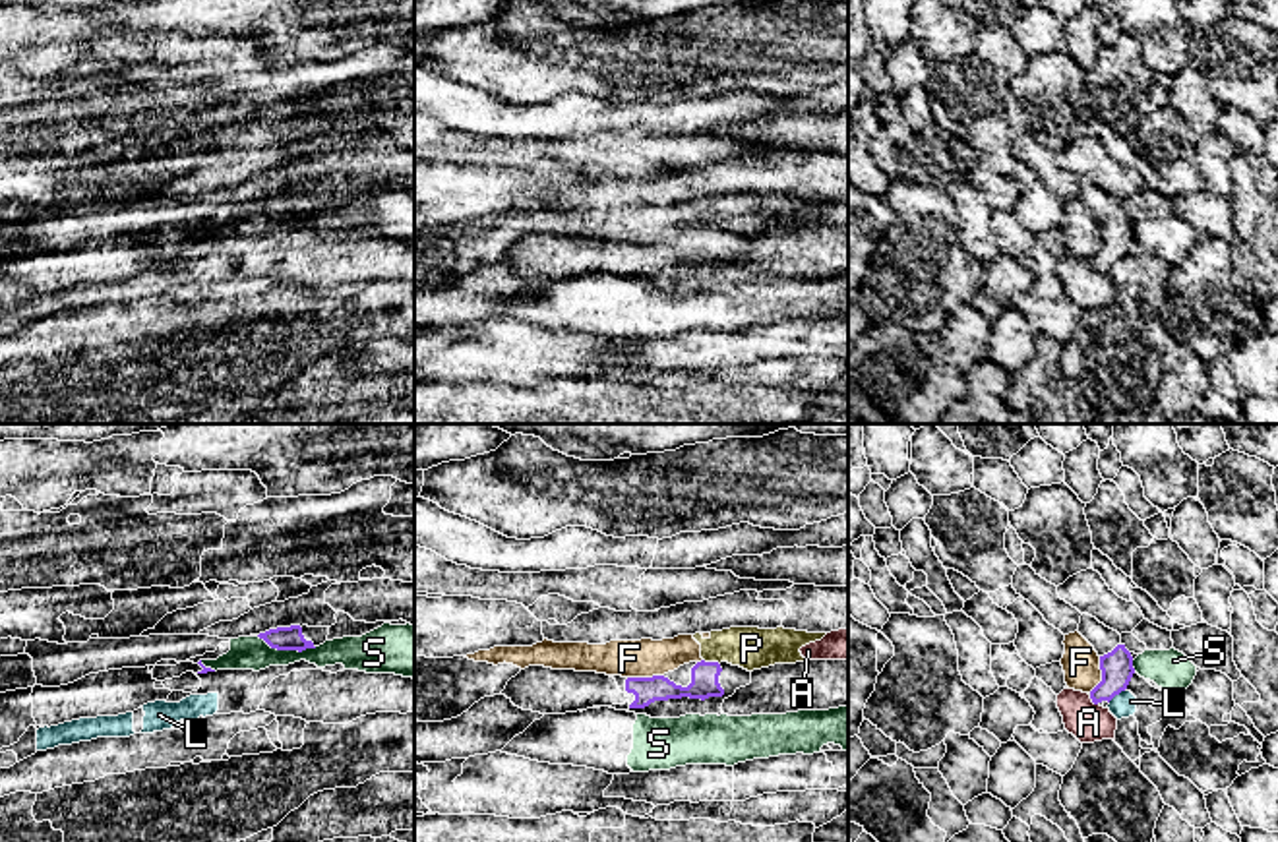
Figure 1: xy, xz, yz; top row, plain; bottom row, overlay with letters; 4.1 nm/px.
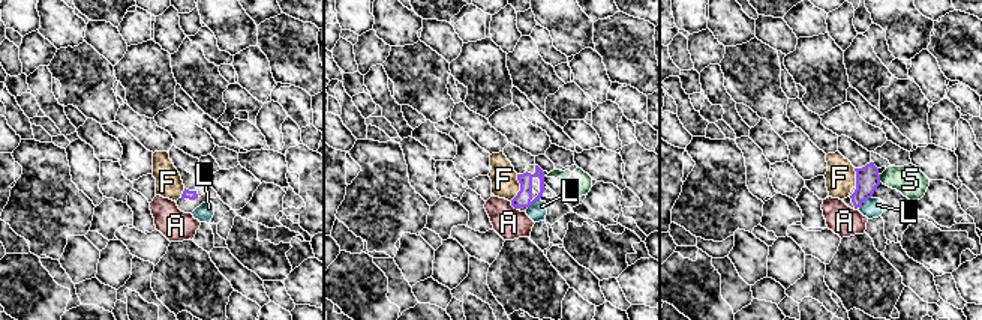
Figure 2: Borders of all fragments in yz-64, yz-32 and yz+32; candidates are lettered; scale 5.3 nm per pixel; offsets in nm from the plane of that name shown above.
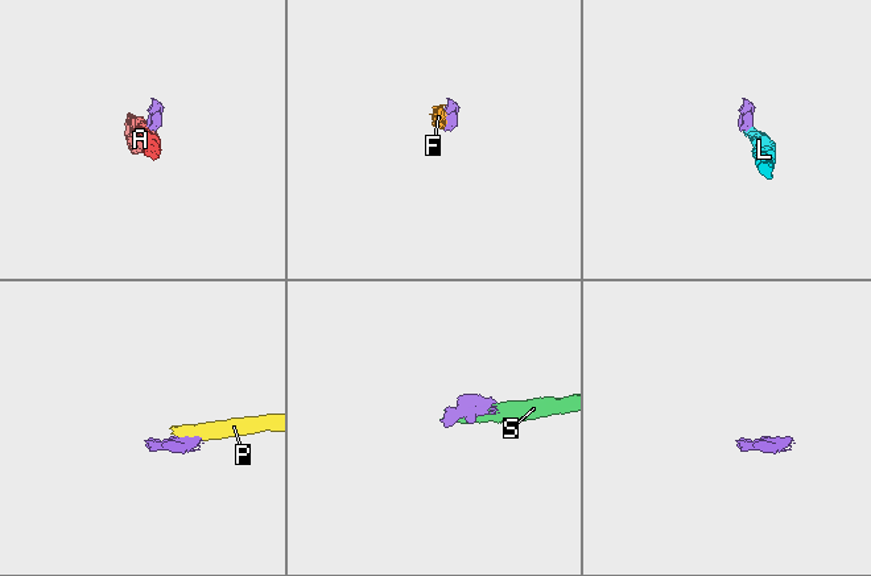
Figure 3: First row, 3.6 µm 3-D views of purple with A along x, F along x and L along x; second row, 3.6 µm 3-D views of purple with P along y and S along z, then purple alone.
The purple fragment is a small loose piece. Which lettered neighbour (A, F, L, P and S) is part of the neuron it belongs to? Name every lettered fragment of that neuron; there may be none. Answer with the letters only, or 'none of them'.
none of them

